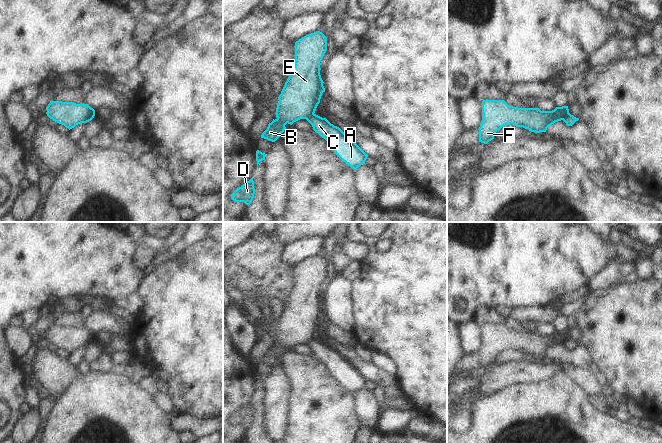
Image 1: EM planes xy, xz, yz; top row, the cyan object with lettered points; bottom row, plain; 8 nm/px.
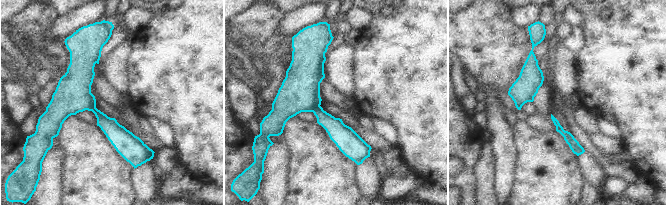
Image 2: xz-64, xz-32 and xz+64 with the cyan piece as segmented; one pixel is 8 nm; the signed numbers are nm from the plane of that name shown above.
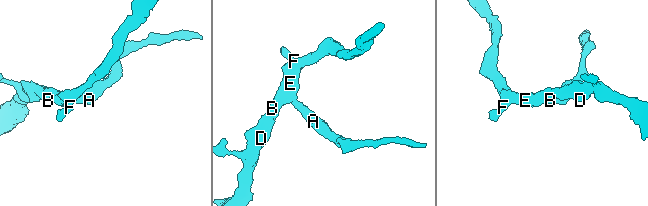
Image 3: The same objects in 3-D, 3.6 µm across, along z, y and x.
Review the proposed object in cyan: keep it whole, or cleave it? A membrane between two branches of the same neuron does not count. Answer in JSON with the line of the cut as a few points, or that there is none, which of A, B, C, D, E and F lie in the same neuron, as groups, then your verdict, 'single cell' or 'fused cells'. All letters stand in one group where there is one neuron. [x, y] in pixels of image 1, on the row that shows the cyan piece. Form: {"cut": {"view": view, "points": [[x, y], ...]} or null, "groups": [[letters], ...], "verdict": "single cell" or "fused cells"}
{"cut": {"view": "xz", "points": [[313, 113], [306, 119]]}, "groups": [["A", "C"], ["B", "D", "E", "F"]], "verdict": "fused cells"}

